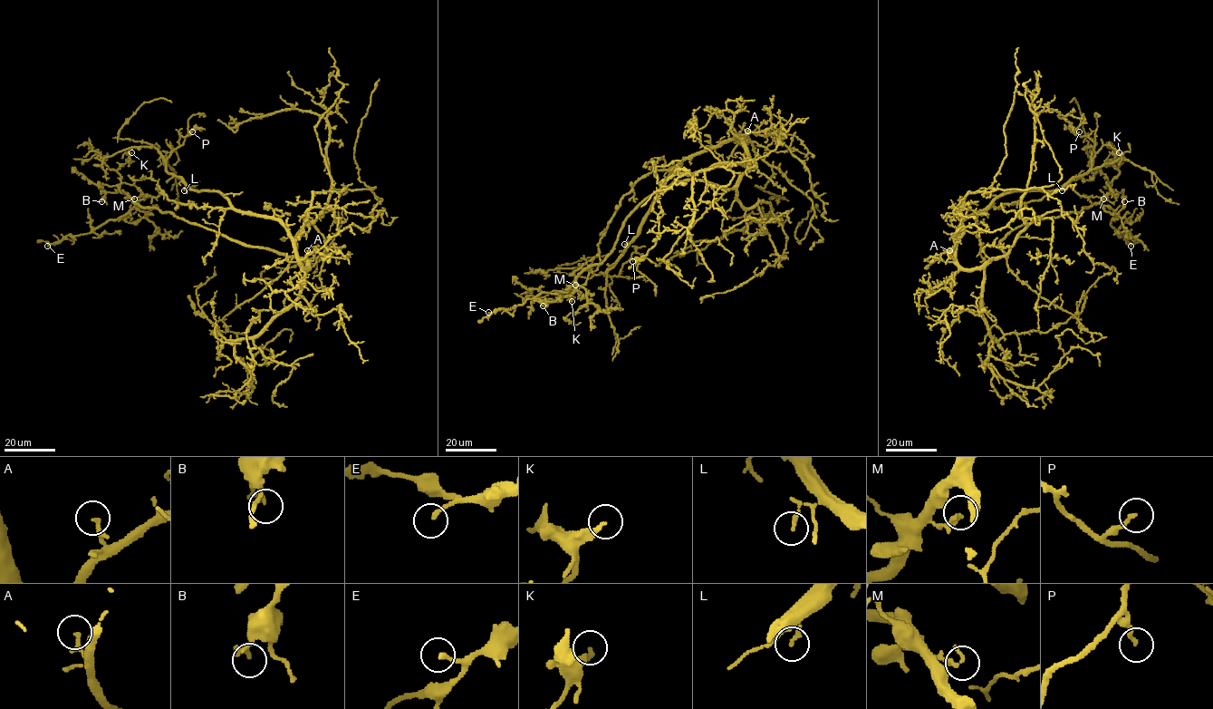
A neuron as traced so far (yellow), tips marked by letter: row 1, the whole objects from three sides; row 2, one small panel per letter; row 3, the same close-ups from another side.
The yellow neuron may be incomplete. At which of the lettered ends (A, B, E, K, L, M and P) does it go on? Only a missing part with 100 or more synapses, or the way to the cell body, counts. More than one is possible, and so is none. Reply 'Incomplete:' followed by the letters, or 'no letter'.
Incomplete: no letter

